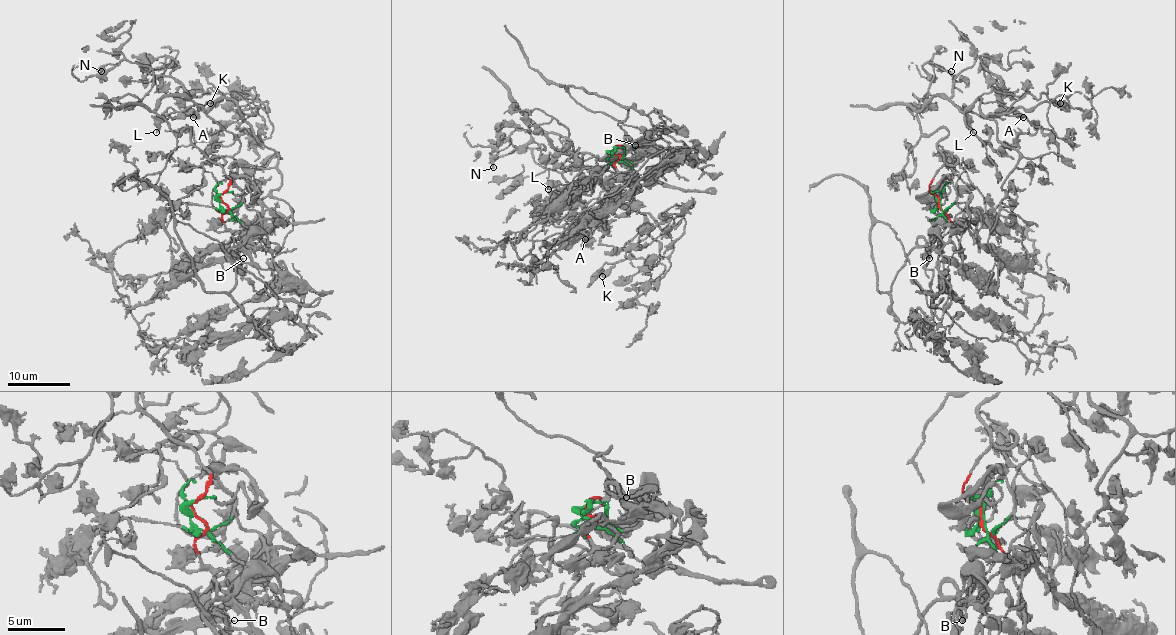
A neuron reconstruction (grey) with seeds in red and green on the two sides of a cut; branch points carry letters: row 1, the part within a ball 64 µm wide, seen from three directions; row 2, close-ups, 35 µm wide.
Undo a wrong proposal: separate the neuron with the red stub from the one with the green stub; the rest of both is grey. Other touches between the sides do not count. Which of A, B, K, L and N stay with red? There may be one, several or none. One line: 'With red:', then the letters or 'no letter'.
With red: A, K, L, N

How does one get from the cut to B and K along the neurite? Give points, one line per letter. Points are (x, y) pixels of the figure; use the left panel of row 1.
B: (222, 201), (250, 229), (253, 242), (250, 260), (242, 262), (233, 254), (244, 259)
K: (222, 201), (230, 179), (155, 106), (187, 95), (205, 111), (230, 98), (251, 114), (239, 94), (209, 103)

